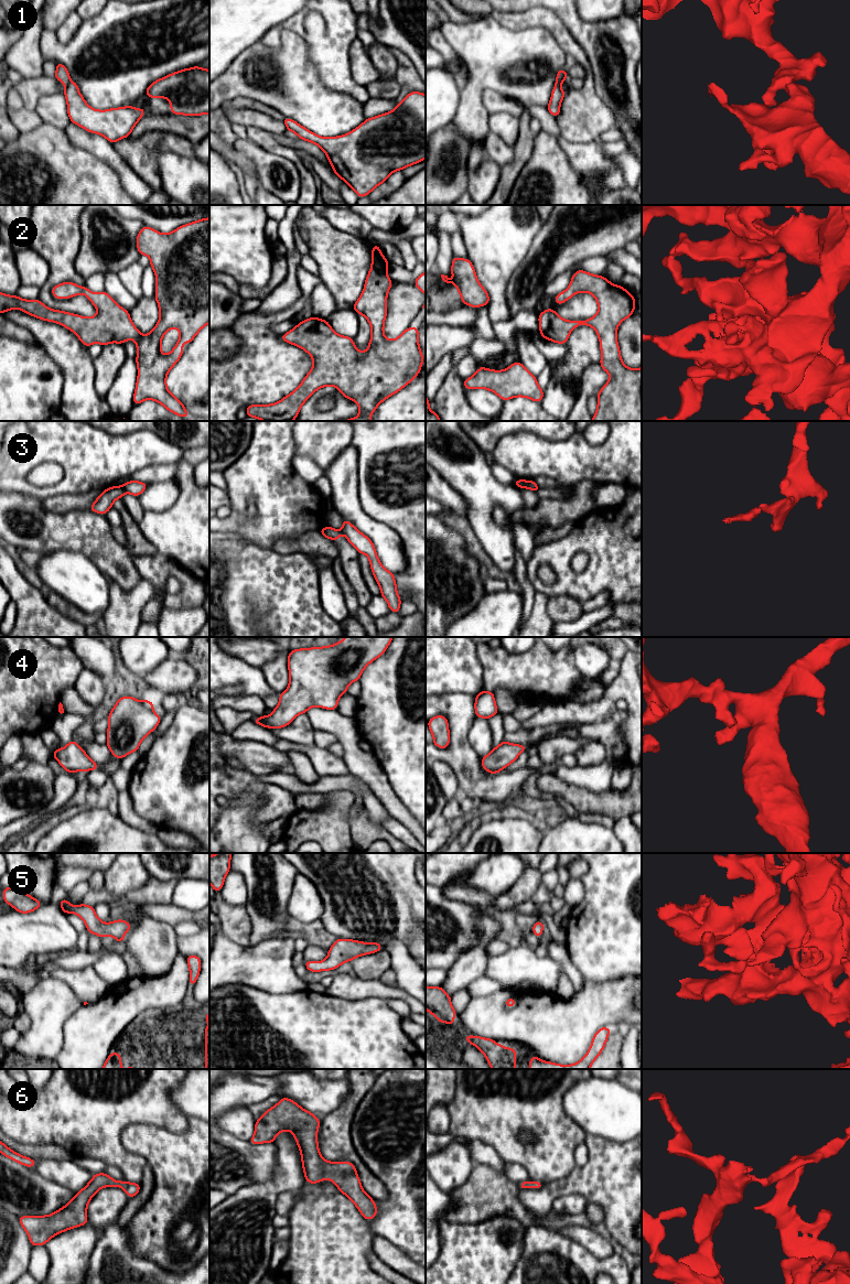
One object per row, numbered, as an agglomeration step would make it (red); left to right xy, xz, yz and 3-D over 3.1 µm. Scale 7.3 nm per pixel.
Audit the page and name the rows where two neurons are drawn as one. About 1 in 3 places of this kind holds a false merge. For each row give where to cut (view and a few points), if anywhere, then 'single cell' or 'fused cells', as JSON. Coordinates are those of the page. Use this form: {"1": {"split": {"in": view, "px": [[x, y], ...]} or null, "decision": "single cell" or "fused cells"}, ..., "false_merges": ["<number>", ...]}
{"1": {"split": {"in": "xy", "px": [[70, 81], [66, 87]]}, "decision": "fused cells"}, "2": {"split": null, "decision": "single cell"}, "3": {"split": {"in": "xy", "px": [[121, 486], [126, 492]]}, "decision": "fused cells"}, "4": {"split": null, "decision": "single cell"}, "5": {"split": null, "decision": "single cell"}, "6": {"split": null, "decision": "single cell"}, "false_merges": ["1", "3"]}

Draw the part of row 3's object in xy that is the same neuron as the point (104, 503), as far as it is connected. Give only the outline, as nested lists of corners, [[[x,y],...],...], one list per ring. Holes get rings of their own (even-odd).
[[[112,486],[98,496],[98,498],[90,506],[89,510],[106,515],[107,511],[112,507],[116,499],[121,498],[126,490],[122,486]]]

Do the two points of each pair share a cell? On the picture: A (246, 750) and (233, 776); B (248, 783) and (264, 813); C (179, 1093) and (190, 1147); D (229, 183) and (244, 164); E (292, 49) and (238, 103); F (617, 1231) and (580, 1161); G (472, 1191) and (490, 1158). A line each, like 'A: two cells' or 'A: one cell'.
A: two cells
B: one cell
C: two cells
D: two cells
E: two cells
F: two cells
G: two cells

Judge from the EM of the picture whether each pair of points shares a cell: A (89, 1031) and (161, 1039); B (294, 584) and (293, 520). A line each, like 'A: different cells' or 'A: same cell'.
A: different cells
B: different cells

